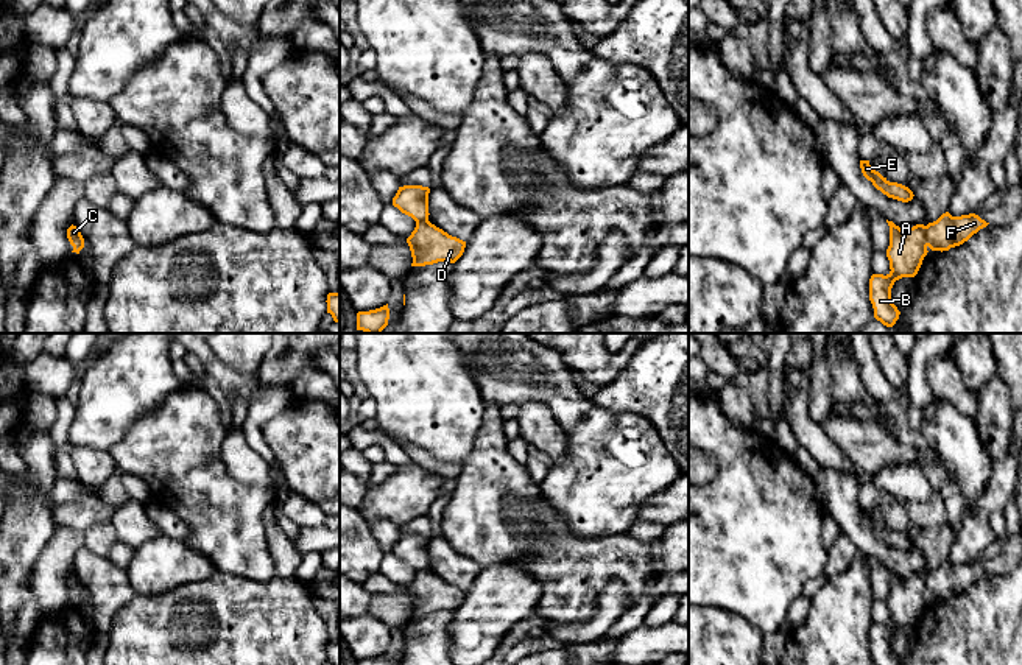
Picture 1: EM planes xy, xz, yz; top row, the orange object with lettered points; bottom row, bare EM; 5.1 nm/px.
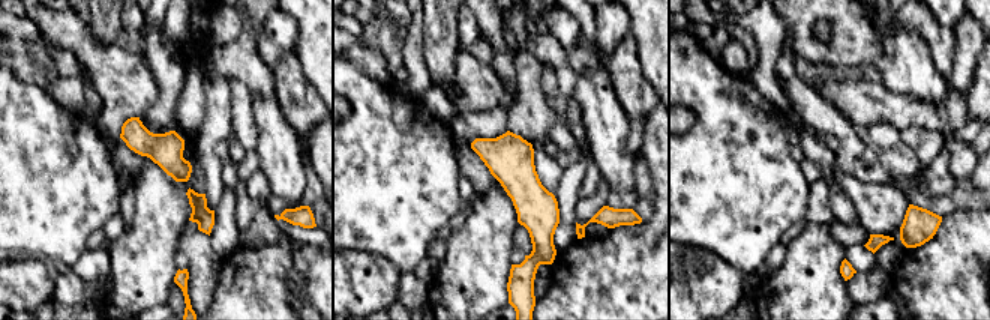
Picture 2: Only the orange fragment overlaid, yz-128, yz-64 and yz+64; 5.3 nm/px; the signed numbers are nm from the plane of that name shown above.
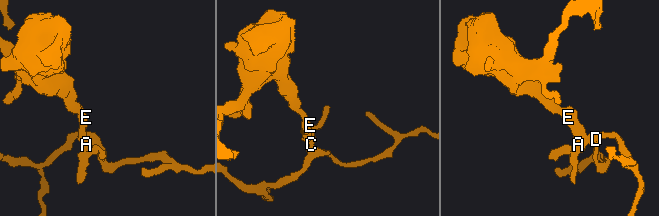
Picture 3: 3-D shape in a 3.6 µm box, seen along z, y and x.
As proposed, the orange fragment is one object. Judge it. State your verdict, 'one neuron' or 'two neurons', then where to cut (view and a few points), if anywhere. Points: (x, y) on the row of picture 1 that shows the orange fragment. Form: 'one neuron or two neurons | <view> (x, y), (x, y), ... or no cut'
two neurons | yz (924, 226), (927, 245)

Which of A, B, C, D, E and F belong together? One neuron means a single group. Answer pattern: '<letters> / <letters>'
A B E / C D F

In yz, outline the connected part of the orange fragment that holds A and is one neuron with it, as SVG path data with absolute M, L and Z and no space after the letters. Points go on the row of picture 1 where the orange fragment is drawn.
M893 221L890 226L890 246L886 257L890 260L890 273L872 274L869 279L869 301L874 308L874 318L886 327L893 327L900 311L893 304L891 288L902 277L915 277L927 255L925 226L916 224L902 230Z

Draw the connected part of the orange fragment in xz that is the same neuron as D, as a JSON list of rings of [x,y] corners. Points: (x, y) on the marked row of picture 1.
[[[430,221],[416,223],[407,243],[413,257],[411,266],[425,266],[438,262],[455,263],[466,248],[466,241],[449,235]]]

